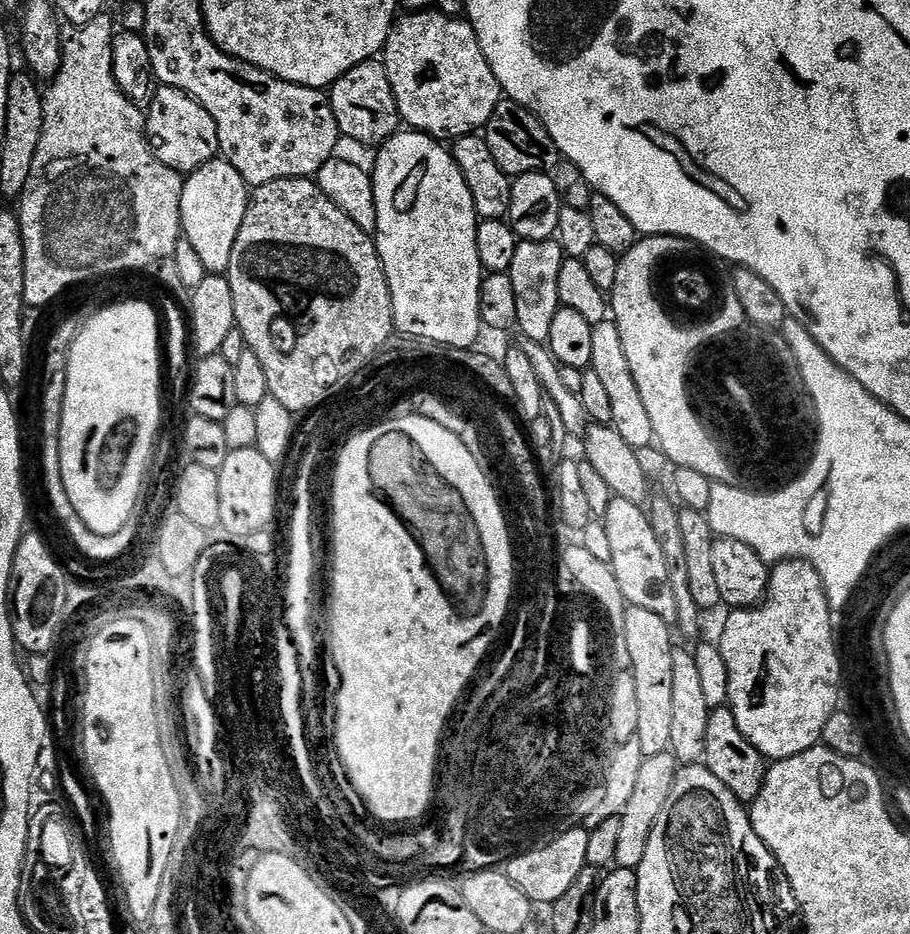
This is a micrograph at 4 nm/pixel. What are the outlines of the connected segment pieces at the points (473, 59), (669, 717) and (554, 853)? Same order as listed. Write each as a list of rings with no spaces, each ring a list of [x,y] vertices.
[[[439,10],[401,15],[384,43],[382,63],[398,102],[401,121],[409,129],[441,142],[479,133],[502,99],[496,72],[490,70],[471,23]]]
[[[628,608],[622,625],[624,644],[628,647],[630,671],[638,689],[638,730],[636,739],[642,746],[644,757],[662,754],[672,746],[674,734],[674,658],[673,629],[658,614],[641,608]]]
[[[584,826],[572,828],[566,834],[554,838],[554,842],[538,850],[530,850],[530,854],[514,857],[506,865],[510,882],[514,882],[514,886],[518,886],[518,890],[522,890],[522,894],[526,894],[526,898],[531,900],[533,905],[556,904],[558,898],[562,898],[562,894],[566,894],[566,890],[570,890],[574,882],[578,882],[582,870],[589,867],[586,858],[586,850],[590,847],[588,833],[589,829]]]

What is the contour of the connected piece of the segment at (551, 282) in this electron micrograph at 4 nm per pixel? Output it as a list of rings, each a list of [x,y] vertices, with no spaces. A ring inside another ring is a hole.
[[[556,238],[542,242],[520,240],[518,250],[514,252],[510,275],[514,282],[514,294],[518,298],[518,332],[536,344],[547,345],[552,336],[556,311],[562,306],[558,298],[558,274],[565,259],[560,241]]]

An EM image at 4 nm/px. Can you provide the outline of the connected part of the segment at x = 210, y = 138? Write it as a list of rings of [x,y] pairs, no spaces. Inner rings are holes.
[[[160,86],[155,89],[146,112],[146,132],[154,141],[156,157],[181,174],[194,173],[221,155],[218,126],[214,126],[214,118],[210,118],[199,102],[177,88]]]

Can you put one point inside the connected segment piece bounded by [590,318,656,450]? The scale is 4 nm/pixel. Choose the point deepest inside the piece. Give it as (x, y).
(631, 420)

